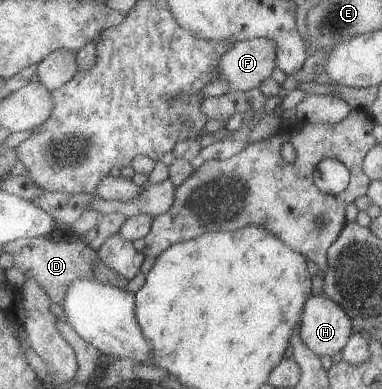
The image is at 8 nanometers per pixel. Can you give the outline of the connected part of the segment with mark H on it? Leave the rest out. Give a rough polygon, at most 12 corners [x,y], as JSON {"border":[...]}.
{"border":[[326,293],[308,298],[300,337],[336,357],[354,332]]}

